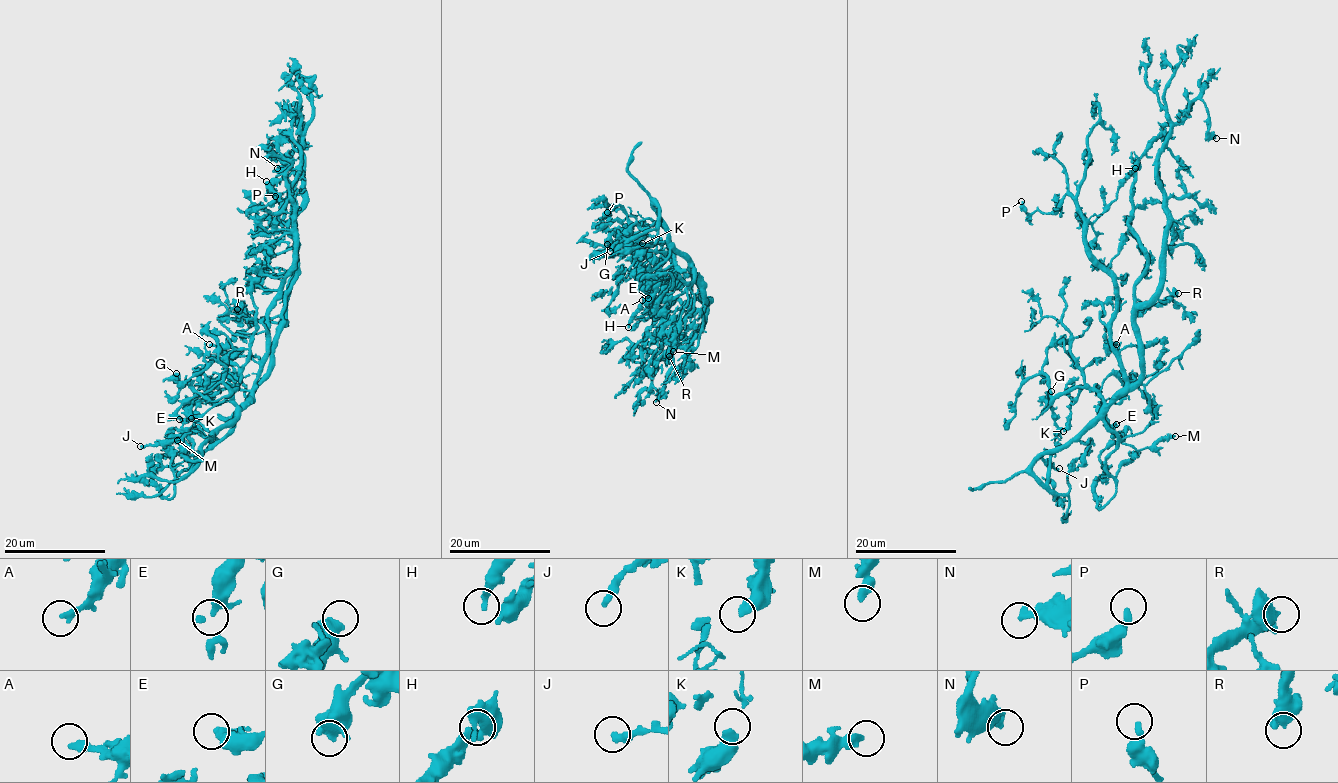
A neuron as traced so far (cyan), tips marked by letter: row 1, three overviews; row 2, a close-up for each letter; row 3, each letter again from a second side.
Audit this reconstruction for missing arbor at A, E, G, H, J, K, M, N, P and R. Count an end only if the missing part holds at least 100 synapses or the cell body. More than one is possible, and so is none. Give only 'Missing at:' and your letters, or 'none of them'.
Missing at: none of them

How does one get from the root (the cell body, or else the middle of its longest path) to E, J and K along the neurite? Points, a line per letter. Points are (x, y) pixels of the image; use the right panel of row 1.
E: (1140, 362), (1139, 378), (1108, 403), (1100, 398), (1106, 423), (1116, 424)
J: (1140, 362), (1139, 378), (1088, 426), (1035, 461), (1032, 473), (1046, 483), (1046, 452), (1043, 458), (1059, 468)
K: (1140, 362), (1139, 378), (1108, 403), (1094, 391), (1078, 389), (1063, 431)

